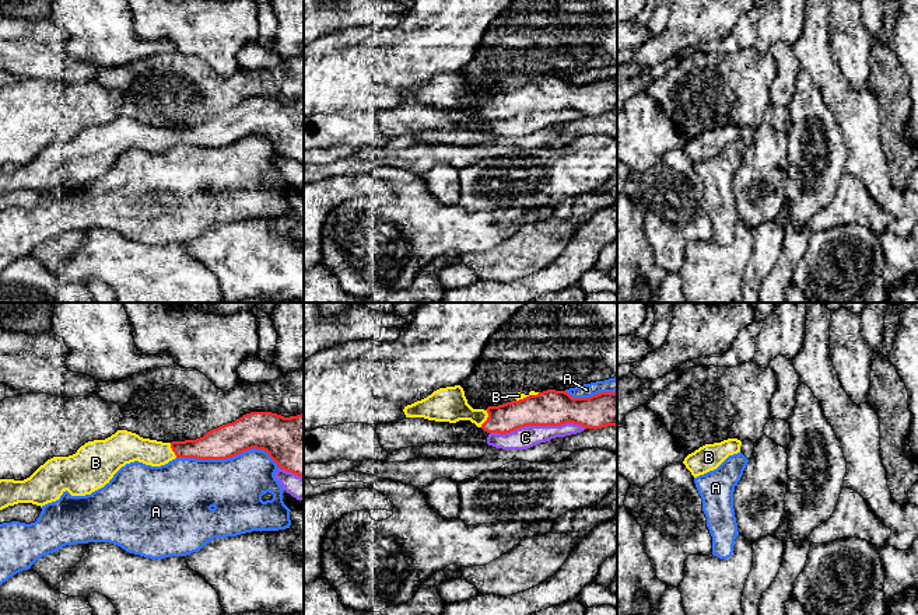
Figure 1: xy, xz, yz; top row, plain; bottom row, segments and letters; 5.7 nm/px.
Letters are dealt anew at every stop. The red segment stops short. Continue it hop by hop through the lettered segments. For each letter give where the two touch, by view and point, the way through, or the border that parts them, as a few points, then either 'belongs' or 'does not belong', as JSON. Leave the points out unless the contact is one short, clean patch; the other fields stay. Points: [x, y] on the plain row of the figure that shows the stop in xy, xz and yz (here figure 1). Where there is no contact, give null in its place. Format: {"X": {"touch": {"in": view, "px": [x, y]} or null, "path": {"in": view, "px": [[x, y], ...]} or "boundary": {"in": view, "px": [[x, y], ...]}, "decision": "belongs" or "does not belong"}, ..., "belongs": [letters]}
{"A": {"touch": {"in": "xy", "px": [228, 143]}, "decision": "does not belong"}, "B": {"touch": {"in": "xz", "px": [487, 104]}, "path": {"in": "xz", "px": [[505, 104], [487, 104], [475, 102], [449, 90]]}, "decision": "belongs"}, "C": {"touch": {"in": "xz", "px": [538, 111]}, "decision": "does not belong"}, "belongs": ["B"]}

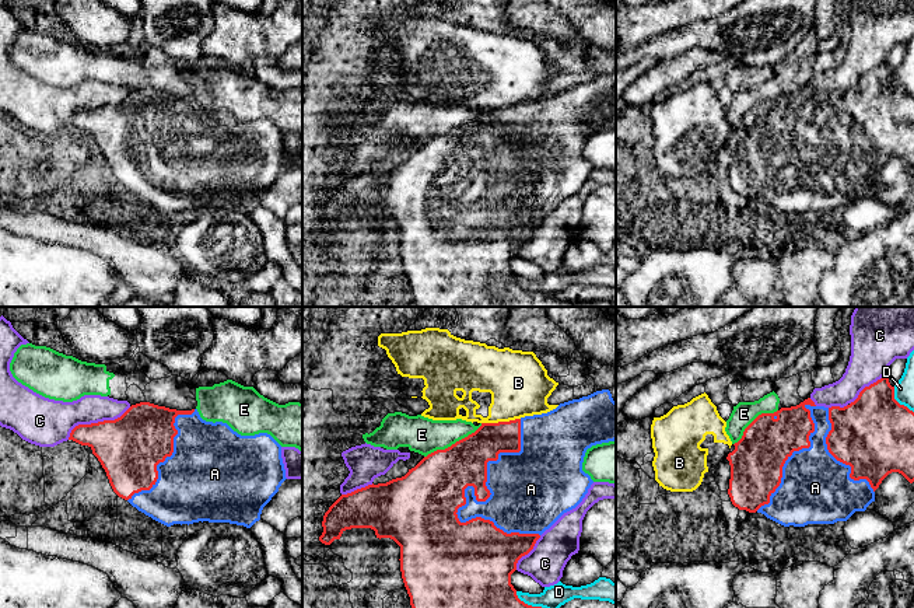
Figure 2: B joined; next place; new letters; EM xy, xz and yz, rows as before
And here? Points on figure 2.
{"A": {"touch": {"in": "xz", "px": [486, 167]}, "decision": "belongs"}, "B": {"touch": {"in": "xz", "px": [500, 108]}, "boundary": {"in": "xz", "px": [[519, 104], [482, 109]]}, "decision": "does not belong"}, "C": {"touch": {"in": "xy", "px": [98, 108]}, "decision": "does not belong"}, "D": {"touch": {"in": "yz", "px": [897, 88]}, "decision": "does not belong"}, "E": {"touch": {"in": "xz", "px": [452, 130]}, "decision": "does not belong"}, "belongs": ["A"]}

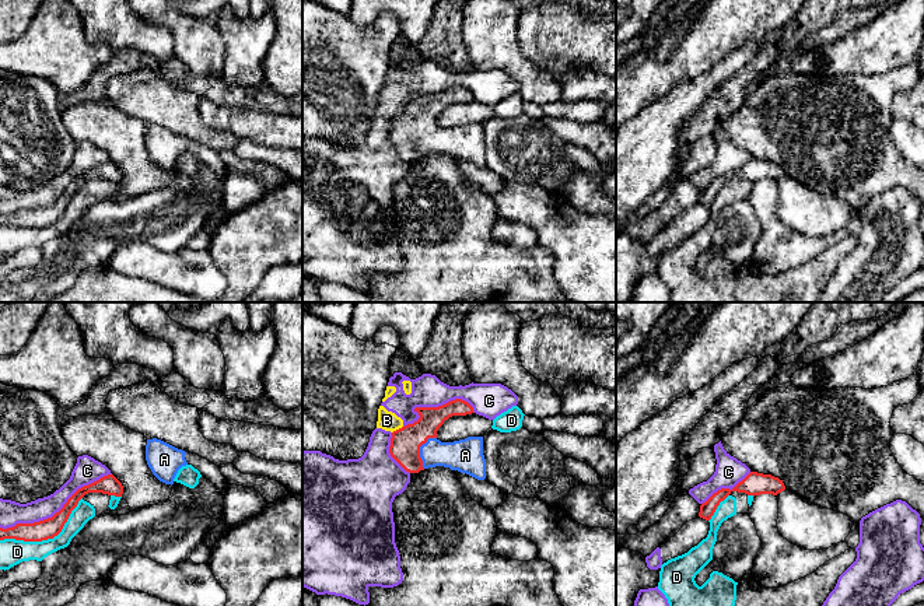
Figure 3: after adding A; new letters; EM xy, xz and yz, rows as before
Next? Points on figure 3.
{"A": {"touch": {"in": "xz", "px": [419, 136]}, "path": {"in": "xz", "px": [[405, 130], [419, 136], [461, 142]]}, "decision": "belongs"}, "B": {"touch": {"in": "xz", "px": [396, 116]}, "decision": "does not belong"}, "C": {"touch": {"in": "xy", "px": [56, 199]}, "decision": "does not belong"}, "D": {"touch": {"in": "xy", "px": [46, 226]}, "decision": "does not belong"}, "belongs": ["A"]}

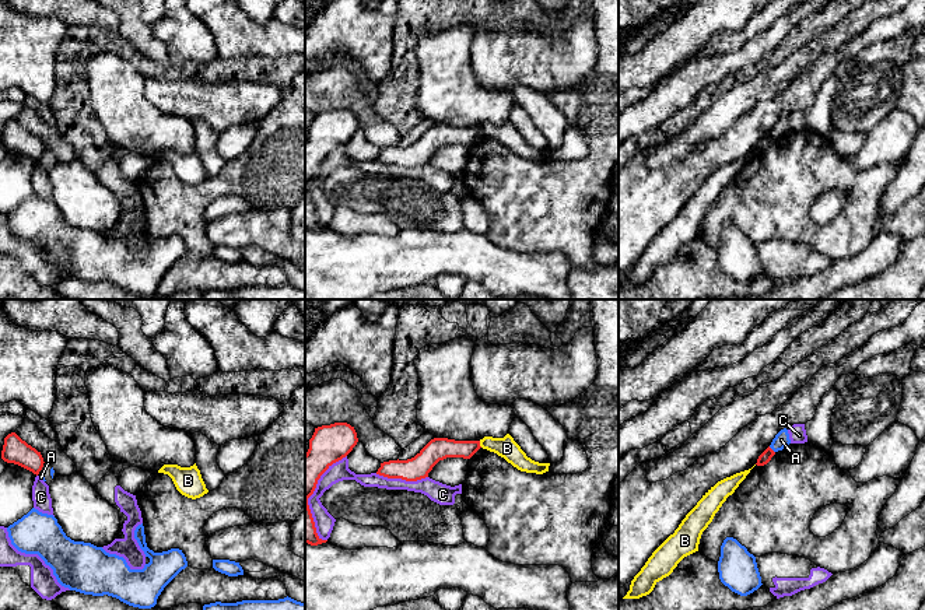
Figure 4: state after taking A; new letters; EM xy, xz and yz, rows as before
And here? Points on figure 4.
{"A": {"touch": {"in": "yz", "px": [771, 136]}, "decision": "does not belong"}, "B": {"touch": {"in": "xz", "px": [479, 130]}, "boundary": {"in": "xz", "px": [[479, 128], [482, 133]]}, "decision": "does not belong"}, "C": {"touch": {"in": "xz", "px": [402, 165]}, "decision": "does not belong"}, "belongs": []}

